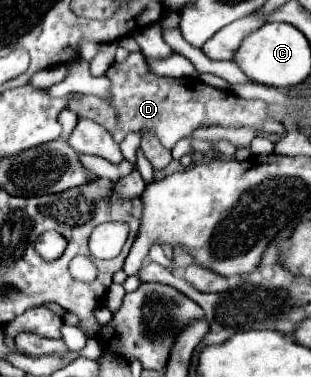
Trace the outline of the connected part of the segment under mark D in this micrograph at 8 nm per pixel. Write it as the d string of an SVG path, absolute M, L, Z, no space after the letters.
M130 53L124 63L116 63L116 71L106 71L104 75L106 75L106 77L110 79L110 83L112 83L112 87L110 87L110 97L108 97L108 99L102 99L102 97L96 97L96 95L72 95L72 97L68 99L68 109L74 111L78 117L88 117L88 119L100 123L102 127L106 127L106 129L112 133L112 137L114 137L116 143L124 141L128 133L138 133L138 135L142 135L142 133L150 131L150 133L154 133L154 135L160 139L160 143L162 143L166 149L172 149L180 139L190 137L196 129L200 129L200 127L192 127L192 129L182 131L184 127L190 127L190 125L254 127L254 125L262 123L262 131L264 131L264 133L280 133L280 135L282 135L282 133L286 131L280 123L274 123L274 121L266 119L266 113L264 113L264 111L266 111L266 103L264 103L264 101L236 97L236 95L232 95L232 93L228 93L228 91L214 89L214 87L210 87L210 85L206 85L206 83L202 83L200 79L194 79L194 77L190 77L190 81L188 81L188 79L160 77L160 75L156 75L156 73L150 71L150 67L148 67L148 63L146 63L146 59L144 59L142 53Z

